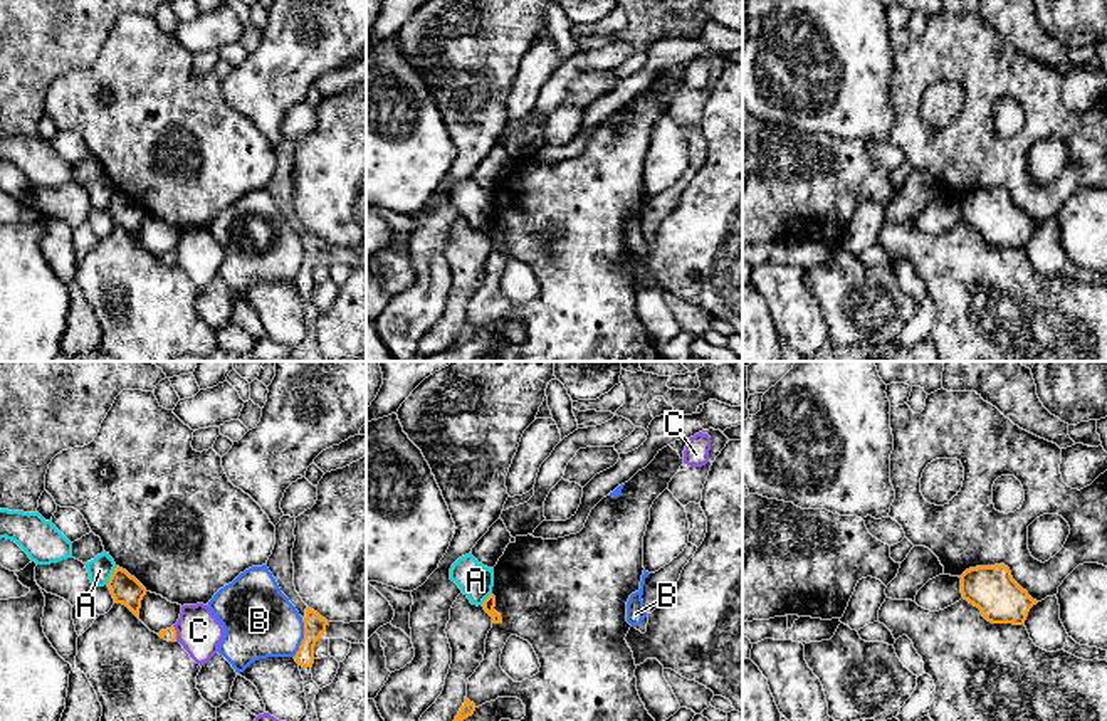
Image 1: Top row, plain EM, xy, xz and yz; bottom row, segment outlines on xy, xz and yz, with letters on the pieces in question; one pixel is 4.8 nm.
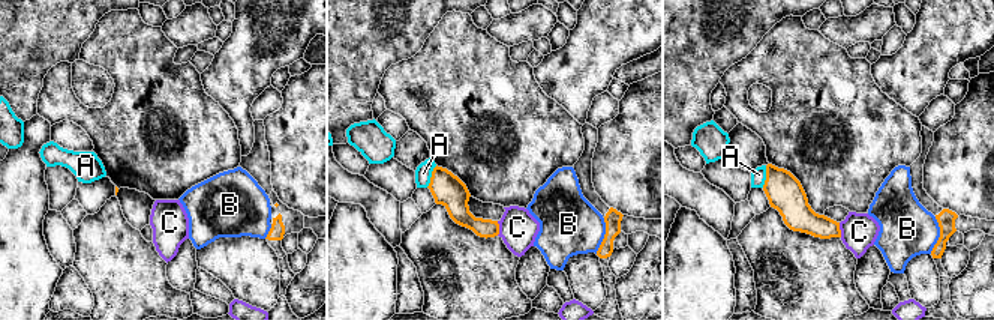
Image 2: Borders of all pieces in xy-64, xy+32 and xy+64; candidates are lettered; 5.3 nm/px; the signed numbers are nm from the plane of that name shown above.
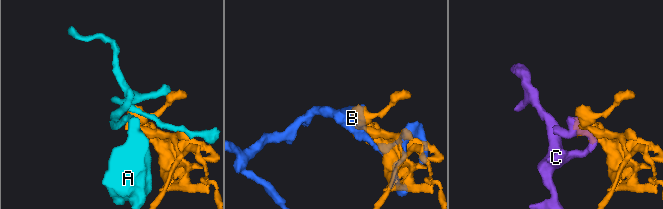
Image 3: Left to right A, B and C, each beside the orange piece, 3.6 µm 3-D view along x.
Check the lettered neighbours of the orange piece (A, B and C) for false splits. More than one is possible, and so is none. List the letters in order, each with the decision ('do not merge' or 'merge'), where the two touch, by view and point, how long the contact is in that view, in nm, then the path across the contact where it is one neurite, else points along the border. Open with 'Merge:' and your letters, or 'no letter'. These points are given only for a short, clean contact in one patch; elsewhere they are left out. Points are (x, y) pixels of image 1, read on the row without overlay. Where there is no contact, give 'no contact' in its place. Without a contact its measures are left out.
Merge: no letter
A: do not merge; meets orange in xy at (111, 199); contact 100 nm long
B: do not merge; meets orange in xy at (303, 263); contact 180 nm long
C: do not merge; meets orange in xy at (175, 256); contact 70 nm long; border along xy (173, 249), (177, 263)

